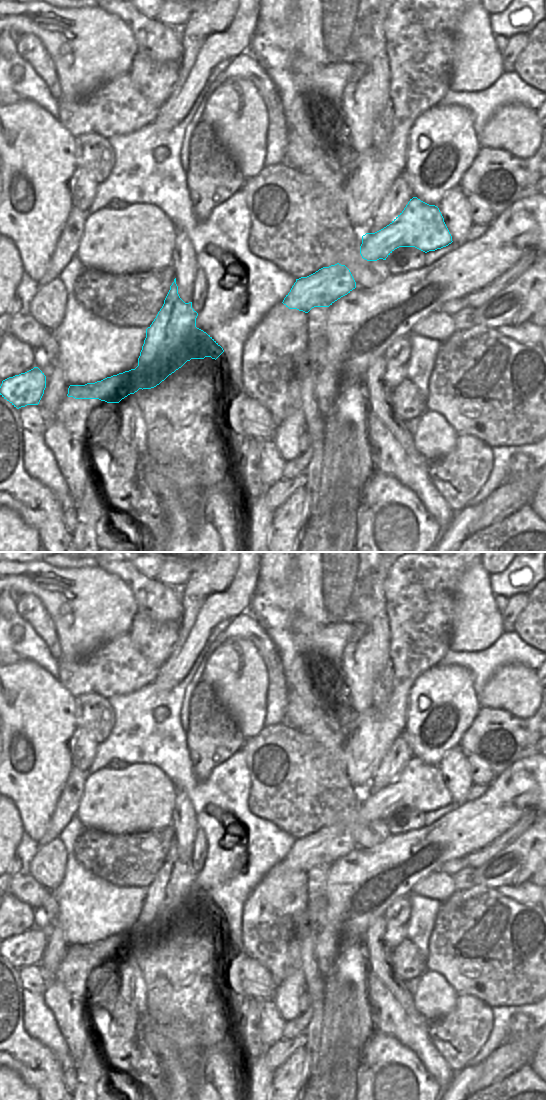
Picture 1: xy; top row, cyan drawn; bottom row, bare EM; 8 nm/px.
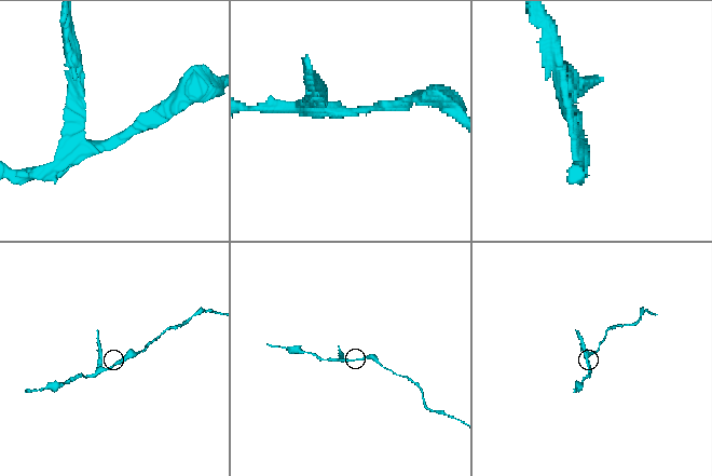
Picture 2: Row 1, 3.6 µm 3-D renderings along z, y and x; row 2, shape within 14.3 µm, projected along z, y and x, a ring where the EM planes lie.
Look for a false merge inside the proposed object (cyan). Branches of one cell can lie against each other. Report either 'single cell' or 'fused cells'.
fused cells

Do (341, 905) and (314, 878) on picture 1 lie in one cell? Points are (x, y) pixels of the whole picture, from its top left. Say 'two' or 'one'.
two

